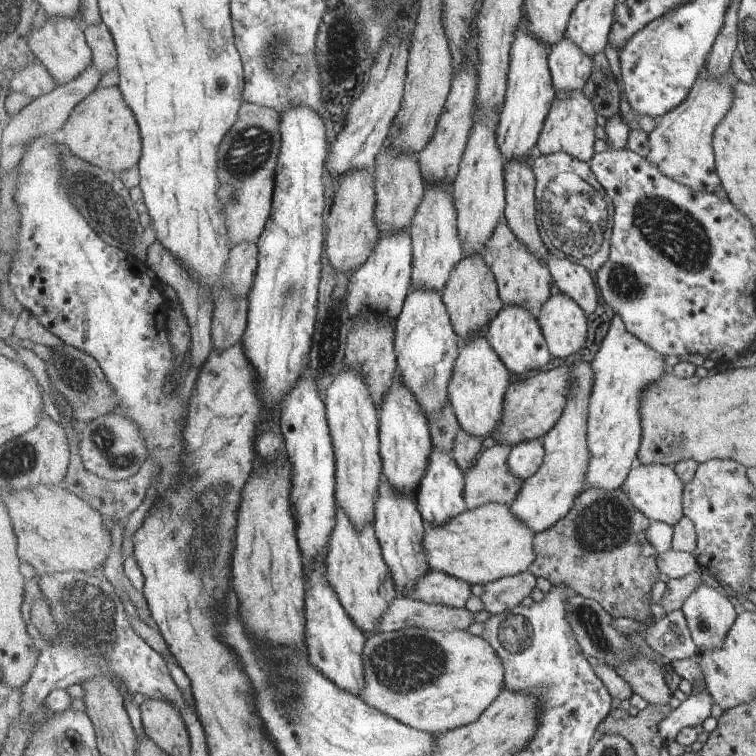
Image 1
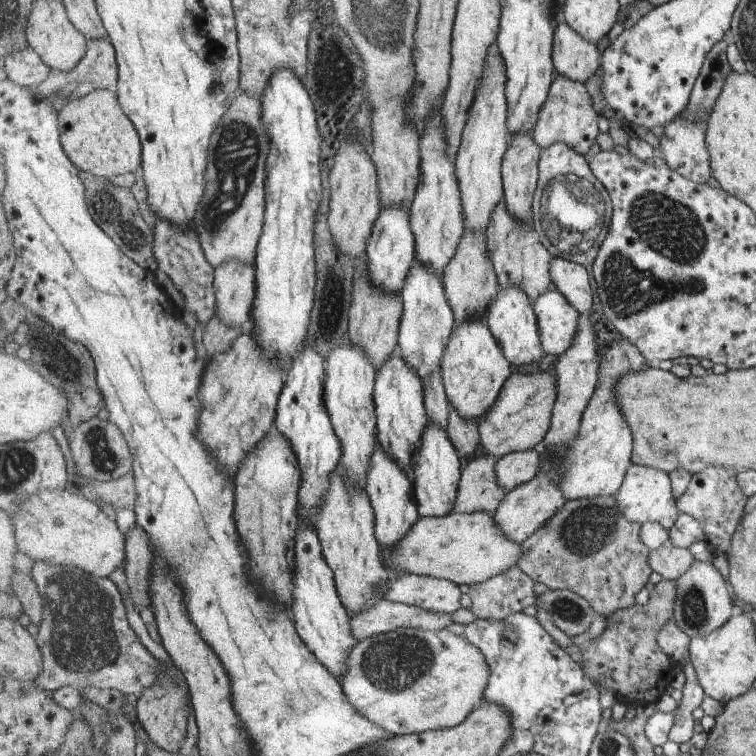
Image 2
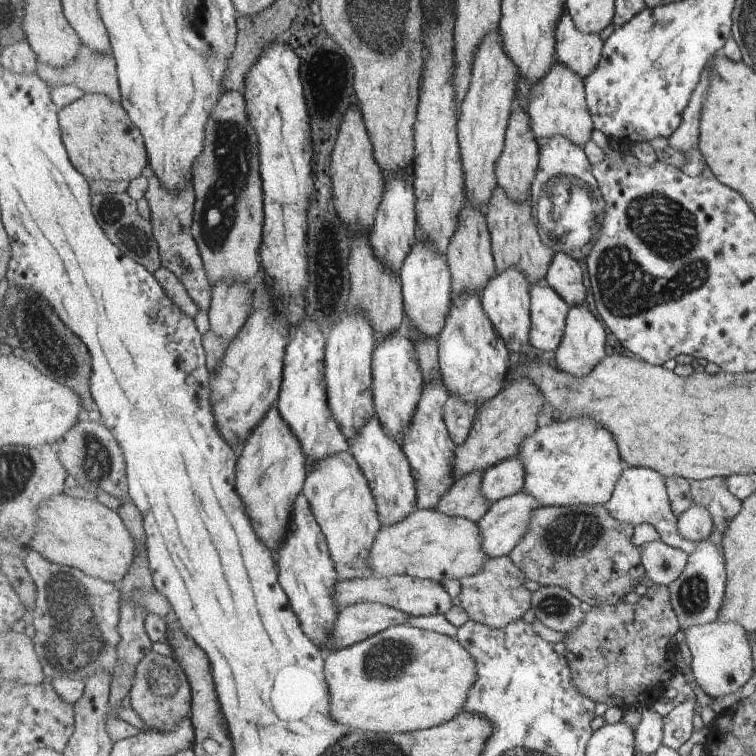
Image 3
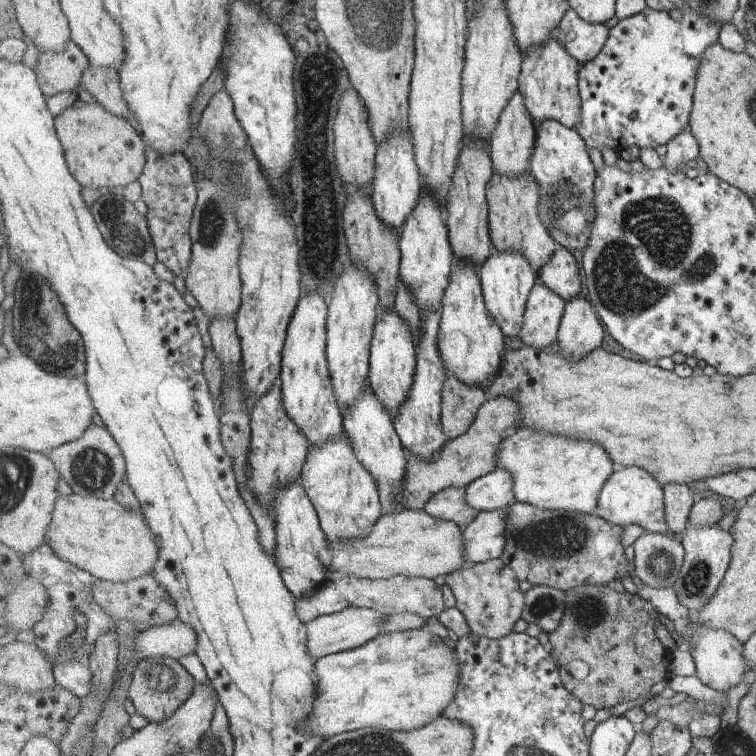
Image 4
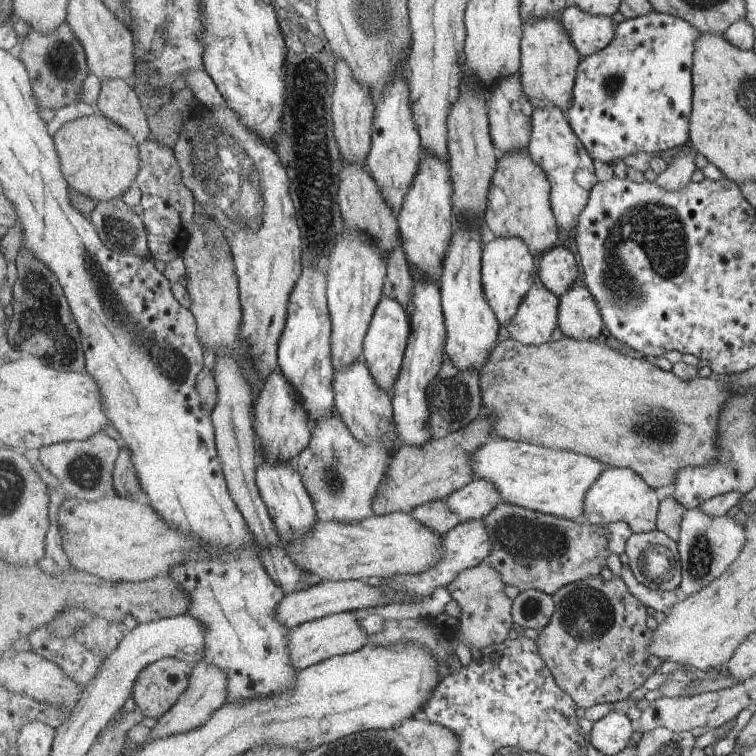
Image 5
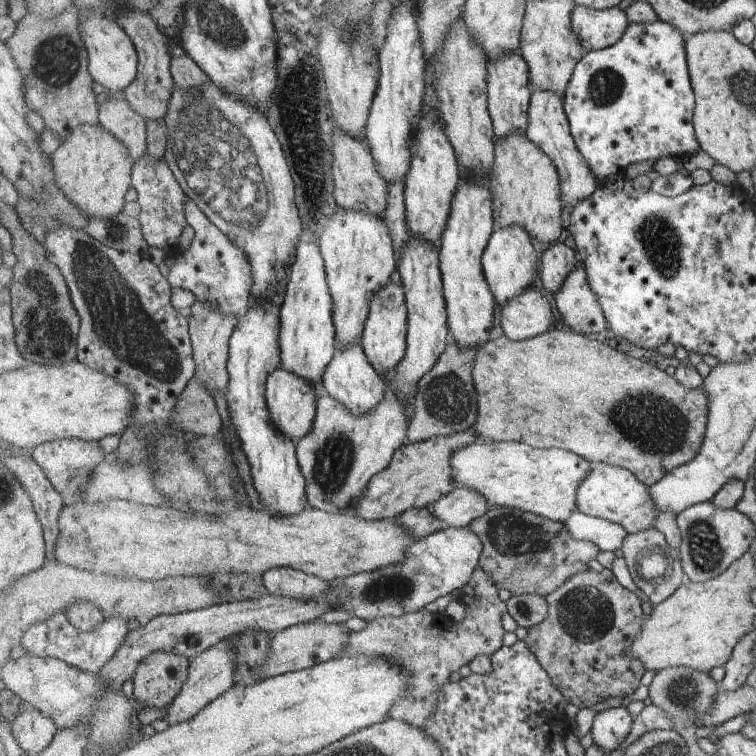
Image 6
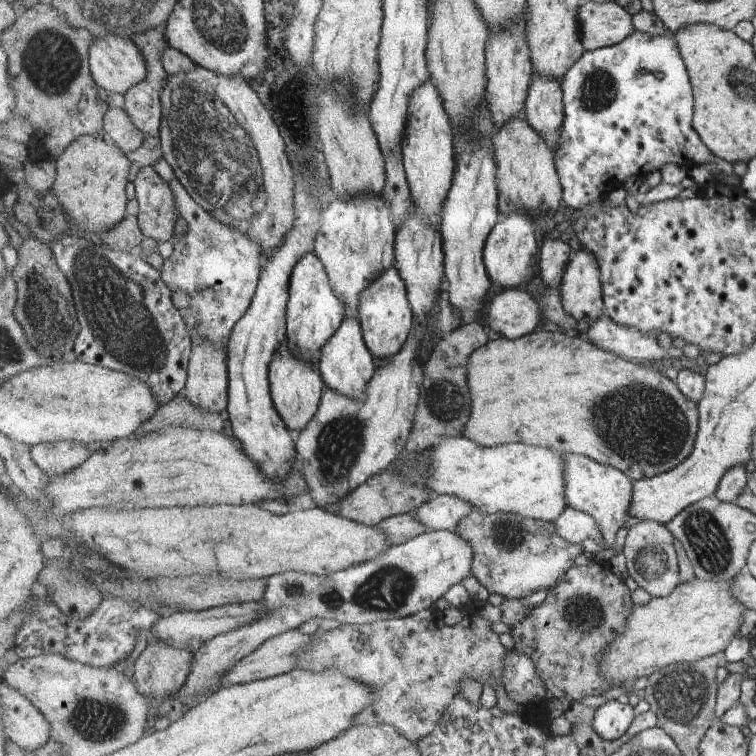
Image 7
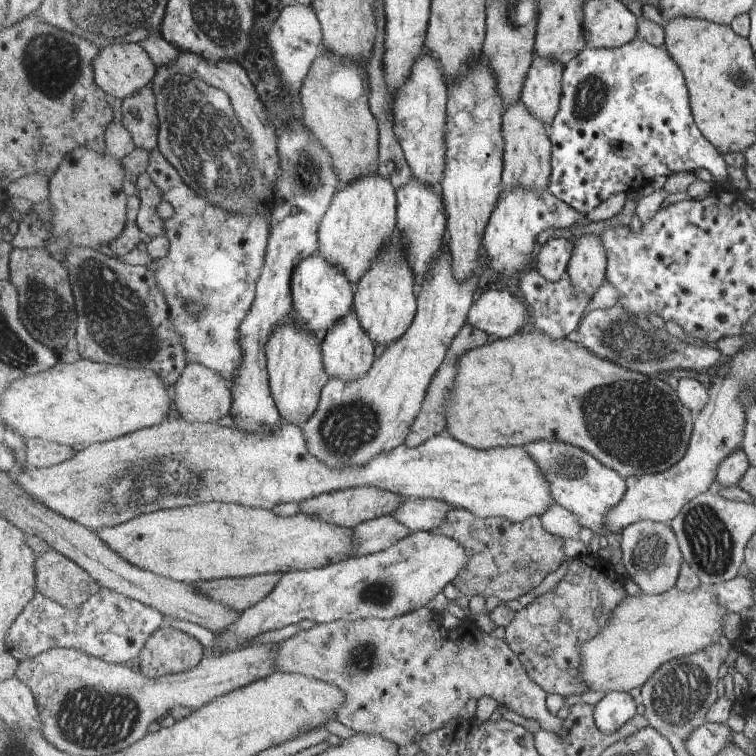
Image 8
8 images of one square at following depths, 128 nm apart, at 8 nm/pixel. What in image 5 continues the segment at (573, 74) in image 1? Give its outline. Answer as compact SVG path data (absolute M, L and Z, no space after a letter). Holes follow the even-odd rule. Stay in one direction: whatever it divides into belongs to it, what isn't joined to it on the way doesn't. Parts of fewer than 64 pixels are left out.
M571 3L562 17L563 26L582 57L600 53L613 42L615 22L608 16L593 16Z

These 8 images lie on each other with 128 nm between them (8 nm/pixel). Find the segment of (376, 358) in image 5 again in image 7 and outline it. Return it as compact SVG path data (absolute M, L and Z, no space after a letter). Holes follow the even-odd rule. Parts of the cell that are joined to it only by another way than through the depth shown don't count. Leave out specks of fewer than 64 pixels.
M395 266L391 270L387 270L379 280L373 282L373 286L369 286L361 294L359 321L365 337L365 344L379 362L389 360L390 357L401 352L405 341L414 333L414 318L413 309L408 299L407 286Z

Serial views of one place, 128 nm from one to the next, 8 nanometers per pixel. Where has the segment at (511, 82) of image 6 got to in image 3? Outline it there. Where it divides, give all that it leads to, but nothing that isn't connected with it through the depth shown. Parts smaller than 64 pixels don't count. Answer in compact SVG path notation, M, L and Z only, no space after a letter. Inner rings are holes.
M518 99L513 106L513 114L507 129L505 148L501 158L497 160L496 174L498 184L503 190L513 197L513 200L529 200L532 198L531 187L537 176L540 165L540 146L536 134L532 129L532 120L528 113L527 105L523 99Z

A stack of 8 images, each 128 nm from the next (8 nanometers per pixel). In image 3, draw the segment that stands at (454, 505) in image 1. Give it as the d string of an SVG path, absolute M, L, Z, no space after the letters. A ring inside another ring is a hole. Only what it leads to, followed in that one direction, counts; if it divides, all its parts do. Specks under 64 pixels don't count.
M440 376L424 385L415 418L411 426L405 432L402 447L411 463L416 486L418 487L418 508L419 509L436 509L441 498L455 486L457 477L455 476L456 442L453 442L452 435L448 431L448 426L444 421L444 406L450 397L443 379Z

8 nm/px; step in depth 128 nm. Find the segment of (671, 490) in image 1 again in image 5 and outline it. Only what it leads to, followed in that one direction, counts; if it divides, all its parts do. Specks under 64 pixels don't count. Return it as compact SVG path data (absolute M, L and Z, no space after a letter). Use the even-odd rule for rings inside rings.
M629 467L606 468L585 497L585 520L597 528L614 522L627 522L635 533L653 532L657 530L659 503L655 489L637 471Z

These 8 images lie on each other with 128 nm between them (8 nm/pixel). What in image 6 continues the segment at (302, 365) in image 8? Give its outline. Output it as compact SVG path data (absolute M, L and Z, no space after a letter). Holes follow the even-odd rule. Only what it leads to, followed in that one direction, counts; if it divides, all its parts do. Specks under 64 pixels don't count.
M279 366L269 375L266 385L269 412L271 412L271 420L277 430L293 440L300 441L305 438L311 432L316 418L318 398L314 384L311 384L307 378L301 378Z

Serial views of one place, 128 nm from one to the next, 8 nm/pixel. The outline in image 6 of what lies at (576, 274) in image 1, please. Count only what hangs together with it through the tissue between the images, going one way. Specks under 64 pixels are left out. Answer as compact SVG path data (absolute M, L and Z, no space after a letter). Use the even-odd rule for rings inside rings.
M563 242L553 243L540 259L542 265L539 279L544 290L555 296L563 288L569 274L576 269L575 251Z

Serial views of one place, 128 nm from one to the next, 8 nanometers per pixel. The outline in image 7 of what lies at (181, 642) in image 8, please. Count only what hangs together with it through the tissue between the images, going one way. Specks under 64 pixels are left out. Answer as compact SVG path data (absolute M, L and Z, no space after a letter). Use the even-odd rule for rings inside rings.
M153 637L135 663L135 678L148 697L167 698L192 674L194 653Z

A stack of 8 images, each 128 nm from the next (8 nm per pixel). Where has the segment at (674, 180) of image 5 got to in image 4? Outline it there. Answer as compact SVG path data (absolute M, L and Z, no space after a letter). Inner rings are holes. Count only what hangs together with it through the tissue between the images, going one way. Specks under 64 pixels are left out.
M688 125L684 132L666 144L665 165L671 172L684 171L685 166L700 156L700 146L695 134Z

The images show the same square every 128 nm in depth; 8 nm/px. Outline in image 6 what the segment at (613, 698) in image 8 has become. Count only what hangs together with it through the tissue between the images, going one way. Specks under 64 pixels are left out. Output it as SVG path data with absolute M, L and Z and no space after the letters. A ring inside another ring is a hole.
M625 705L609 707L595 718L592 728L593 742L606 753L627 744L634 719Z

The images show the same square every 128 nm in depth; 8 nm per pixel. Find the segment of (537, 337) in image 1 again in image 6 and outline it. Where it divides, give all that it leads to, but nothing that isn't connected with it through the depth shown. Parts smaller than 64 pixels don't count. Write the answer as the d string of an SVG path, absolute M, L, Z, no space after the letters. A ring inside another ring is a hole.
M503 226L493 231L488 248L482 257L484 273L495 295L496 302L502 306L512 298L532 288L540 278L541 259L537 258L537 250L533 240L525 228L521 226Z

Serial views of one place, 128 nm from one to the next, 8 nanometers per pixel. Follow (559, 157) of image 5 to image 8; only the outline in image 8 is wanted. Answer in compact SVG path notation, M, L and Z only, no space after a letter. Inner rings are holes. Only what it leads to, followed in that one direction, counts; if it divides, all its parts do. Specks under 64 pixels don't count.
M533 54L533 62L523 86L522 99L525 106L550 129L561 110L564 79L563 62Z

